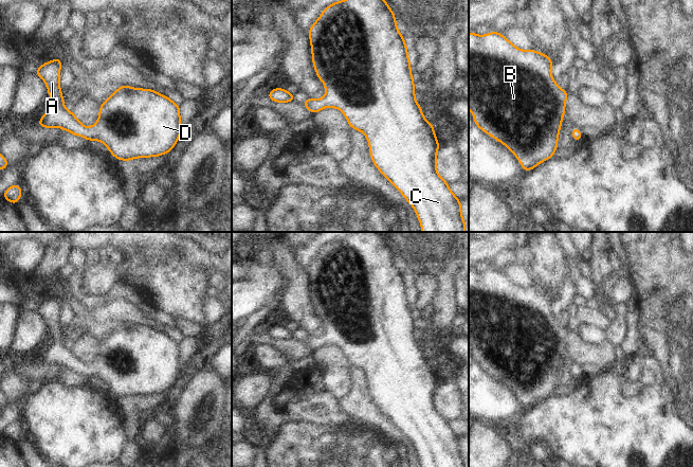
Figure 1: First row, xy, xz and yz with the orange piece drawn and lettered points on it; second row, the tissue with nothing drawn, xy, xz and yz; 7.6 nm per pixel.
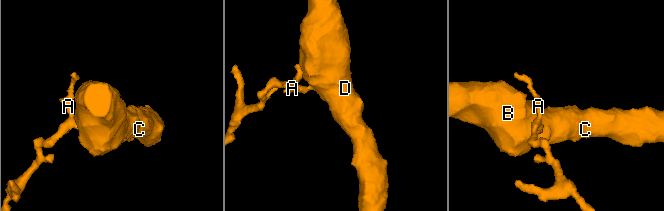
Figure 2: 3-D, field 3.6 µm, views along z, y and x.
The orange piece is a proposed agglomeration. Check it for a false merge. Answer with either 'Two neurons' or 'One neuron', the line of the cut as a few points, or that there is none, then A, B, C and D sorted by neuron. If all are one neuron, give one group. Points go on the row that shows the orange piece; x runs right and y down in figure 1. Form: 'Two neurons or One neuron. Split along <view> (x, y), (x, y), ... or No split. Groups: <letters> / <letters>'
One neuron. No split. Groups: A B C D

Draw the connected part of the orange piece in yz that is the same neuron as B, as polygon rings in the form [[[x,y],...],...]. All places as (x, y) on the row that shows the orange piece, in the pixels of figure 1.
[[[490,32],[485,36],[469,33],[469,109],[473,113],[475,125],[505,144],[522,163],[524,172],[552,158],[559,148],[555,144],[569,93],[560,89],[552,79],[552,61],[551,57],[535,50],[517,49],[499,32]]]

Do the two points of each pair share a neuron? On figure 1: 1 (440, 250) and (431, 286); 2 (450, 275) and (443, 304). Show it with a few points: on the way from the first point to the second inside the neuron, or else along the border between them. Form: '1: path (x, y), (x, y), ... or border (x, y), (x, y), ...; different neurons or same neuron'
1: border (419, 272), (431, 272), (437, 276); different neurons
2: path (448, 283), (447, 297); same neuron

